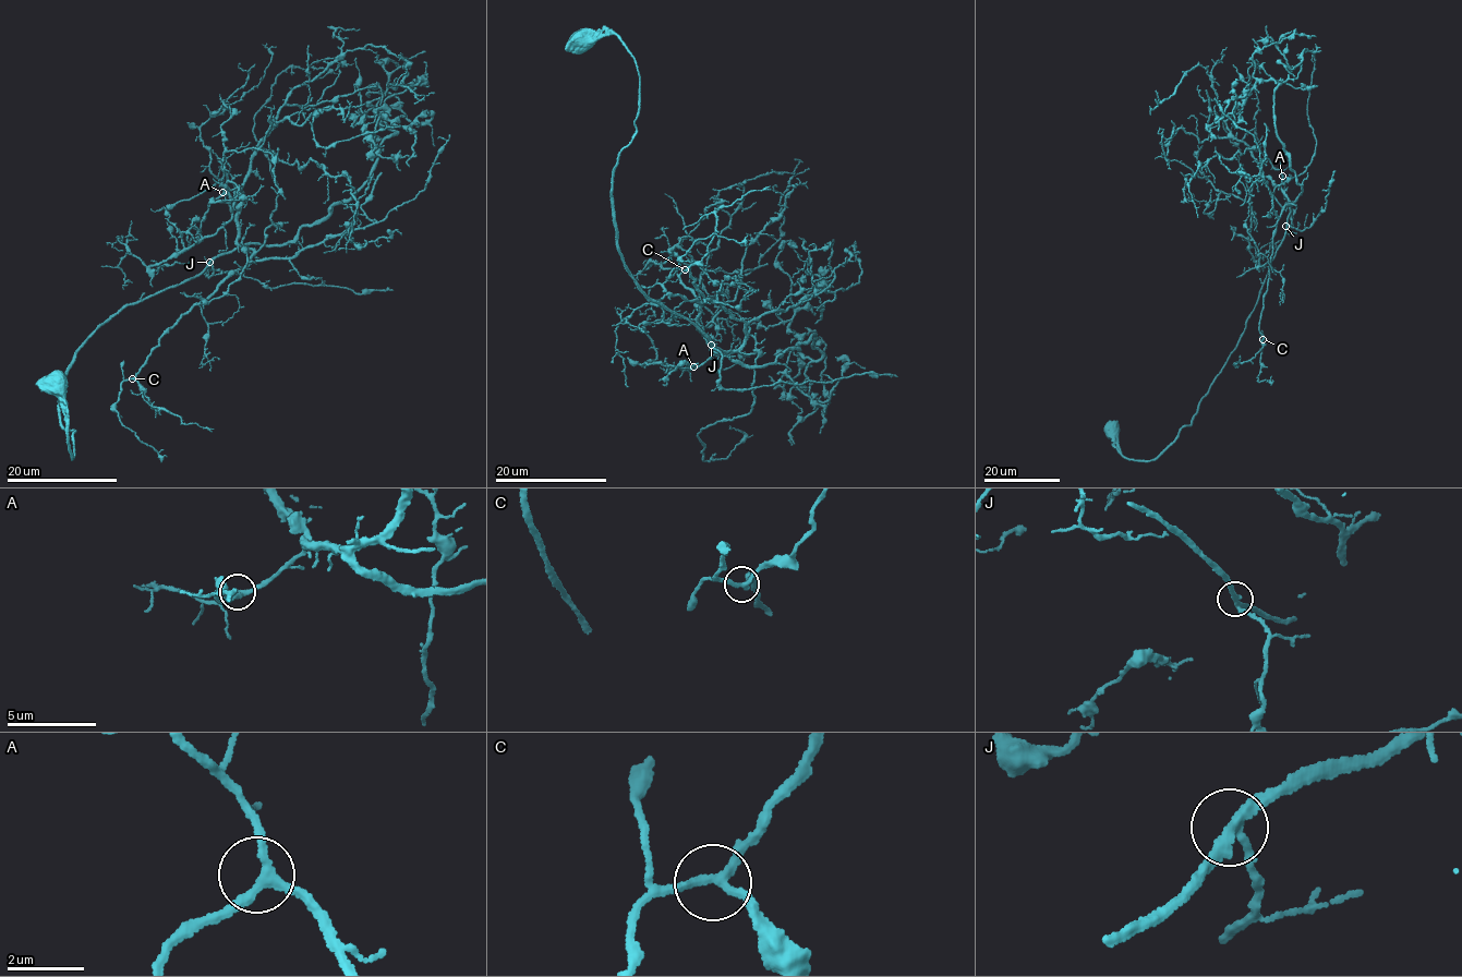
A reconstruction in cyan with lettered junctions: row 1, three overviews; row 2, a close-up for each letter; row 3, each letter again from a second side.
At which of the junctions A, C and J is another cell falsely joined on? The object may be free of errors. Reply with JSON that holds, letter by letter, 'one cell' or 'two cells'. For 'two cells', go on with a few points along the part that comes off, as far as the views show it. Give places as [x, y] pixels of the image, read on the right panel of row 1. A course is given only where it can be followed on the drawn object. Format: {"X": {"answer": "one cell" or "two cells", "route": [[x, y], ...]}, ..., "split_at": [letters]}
{"A": {"answer": "one cell"}, "C": {"answer": "one cell"}, "J": {"answer": "one cell"}, "split_at": []}

